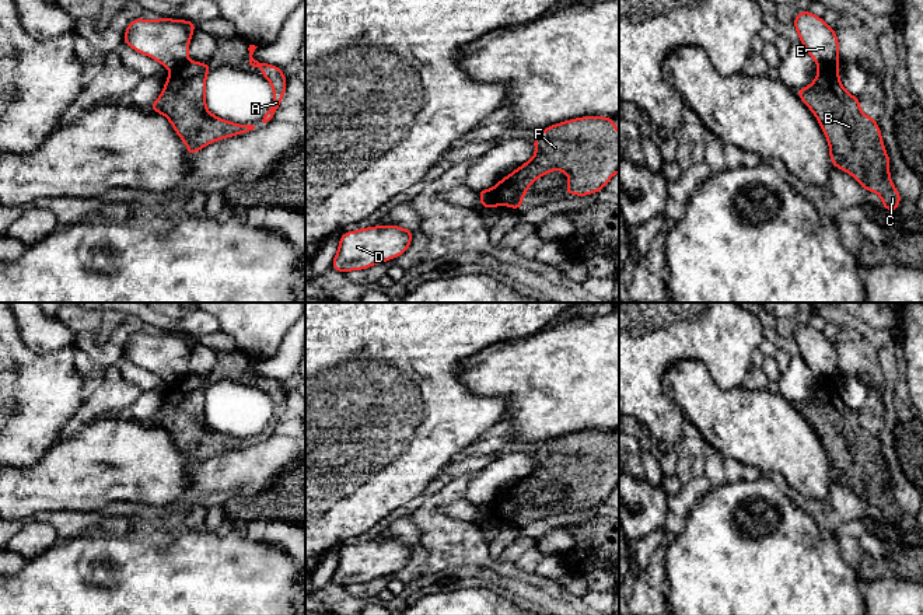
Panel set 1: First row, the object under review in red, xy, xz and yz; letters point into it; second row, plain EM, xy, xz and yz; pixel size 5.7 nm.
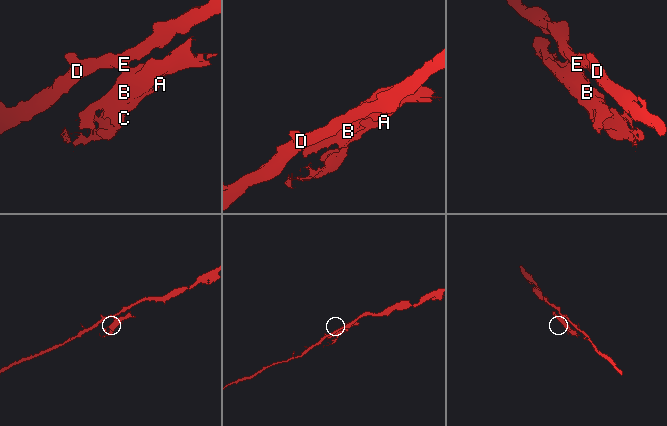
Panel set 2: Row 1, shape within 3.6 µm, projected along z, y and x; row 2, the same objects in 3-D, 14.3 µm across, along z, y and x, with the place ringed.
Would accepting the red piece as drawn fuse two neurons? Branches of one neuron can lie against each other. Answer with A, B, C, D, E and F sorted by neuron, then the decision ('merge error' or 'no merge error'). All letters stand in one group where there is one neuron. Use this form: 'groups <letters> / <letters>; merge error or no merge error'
groups A B C F / D E; merge error

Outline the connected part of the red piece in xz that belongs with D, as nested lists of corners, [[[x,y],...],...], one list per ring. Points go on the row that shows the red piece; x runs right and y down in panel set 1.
[[[394,224],[342,233],[331,268],[347,273],[394,259],[410,248],[413,233]]]

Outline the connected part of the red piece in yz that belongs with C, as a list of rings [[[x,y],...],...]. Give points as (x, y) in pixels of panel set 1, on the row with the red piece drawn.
[[[819,66],[812,84],[796,94],[821,125],[832,165],[850,174],[864,191],[878,193],[885,210],[898,213],[903,196],[889,177],[881,129],[877,119],[861,112],[860,98],[843,88],[839,67]]]

